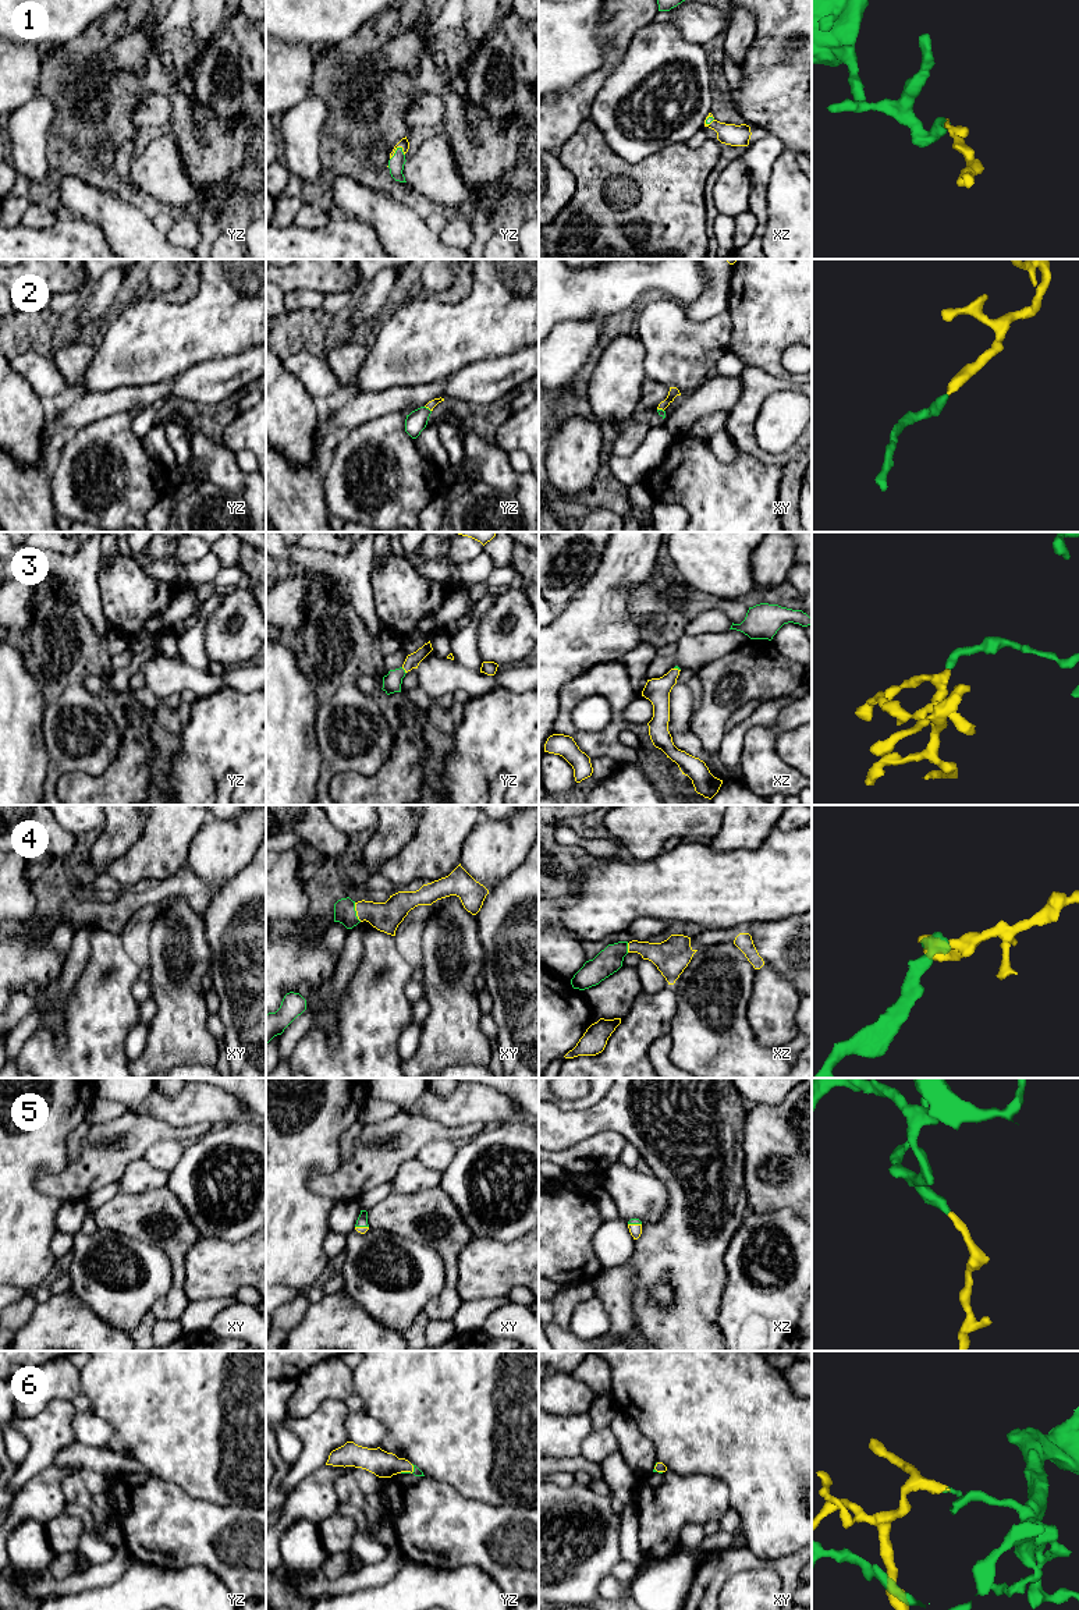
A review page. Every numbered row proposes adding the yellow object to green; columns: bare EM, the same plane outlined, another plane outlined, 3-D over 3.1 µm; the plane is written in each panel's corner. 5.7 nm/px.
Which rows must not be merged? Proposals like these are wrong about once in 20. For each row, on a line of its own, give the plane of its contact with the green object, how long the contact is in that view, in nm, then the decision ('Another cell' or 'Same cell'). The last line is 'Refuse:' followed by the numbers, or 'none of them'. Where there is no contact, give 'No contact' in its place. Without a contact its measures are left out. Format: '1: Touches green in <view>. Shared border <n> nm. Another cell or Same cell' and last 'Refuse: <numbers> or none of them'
1: Touches green in yz. Shared border 100 nm. Same cell
2: Touches green in yz. Shared border 50 nm. Same cell
3: Touches green in yz. Shared border 50 nm. Same cell
4: Touches green in xy. Shared border 120 nm. Same cell
5: Touches green in xy. Shared border 80 nm. Same cell
6: Touches green in yz. Shared border 100 nm. Same cell
Refuse: none of them

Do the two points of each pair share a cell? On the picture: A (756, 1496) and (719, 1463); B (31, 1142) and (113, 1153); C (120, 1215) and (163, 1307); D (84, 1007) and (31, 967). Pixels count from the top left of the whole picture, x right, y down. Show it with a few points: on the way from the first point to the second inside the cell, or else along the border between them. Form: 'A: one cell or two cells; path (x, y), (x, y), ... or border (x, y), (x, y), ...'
A: one cell; path (746, 1486), (728, 1468)
B: two cells; border (68, 1162), (59, 1173), (39, 1171), (36, 1174)
C: one cell; path (146, 1236), (177, 1258), (177, 1280)
D: two cells; border (70, 995), (64, 1009), (63, 1028)

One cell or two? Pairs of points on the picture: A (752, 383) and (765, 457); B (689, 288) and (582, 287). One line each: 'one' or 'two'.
A: one
B: one

